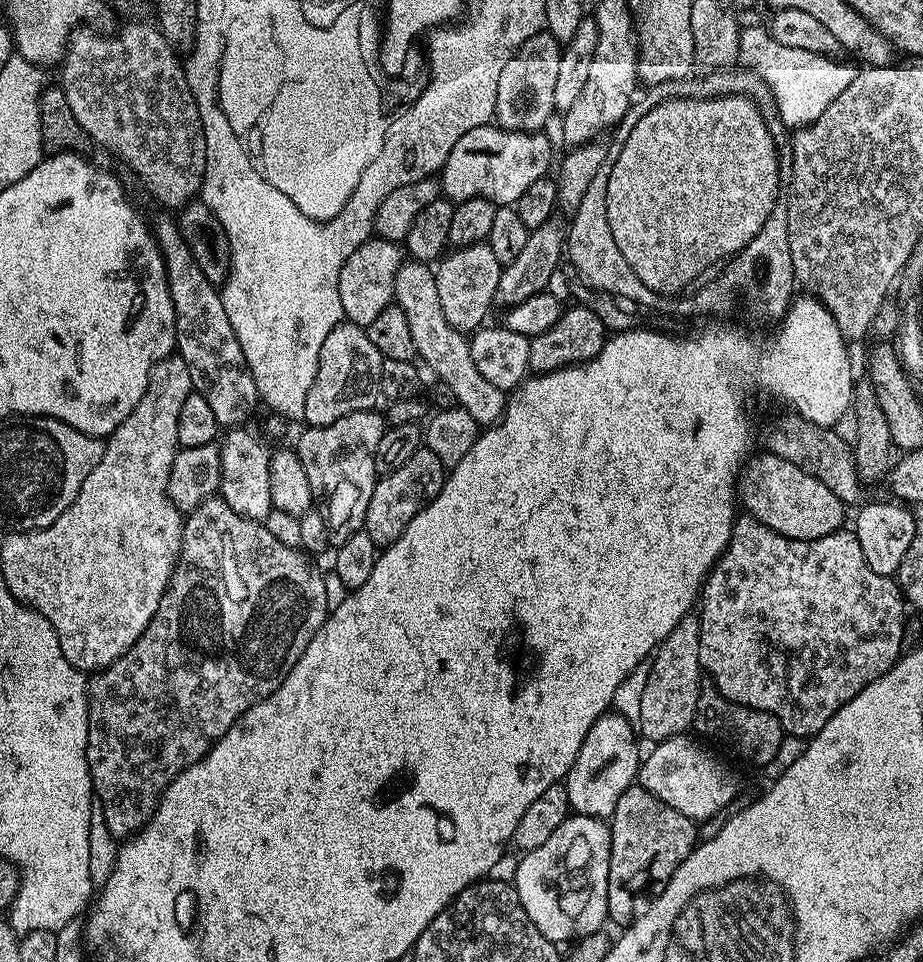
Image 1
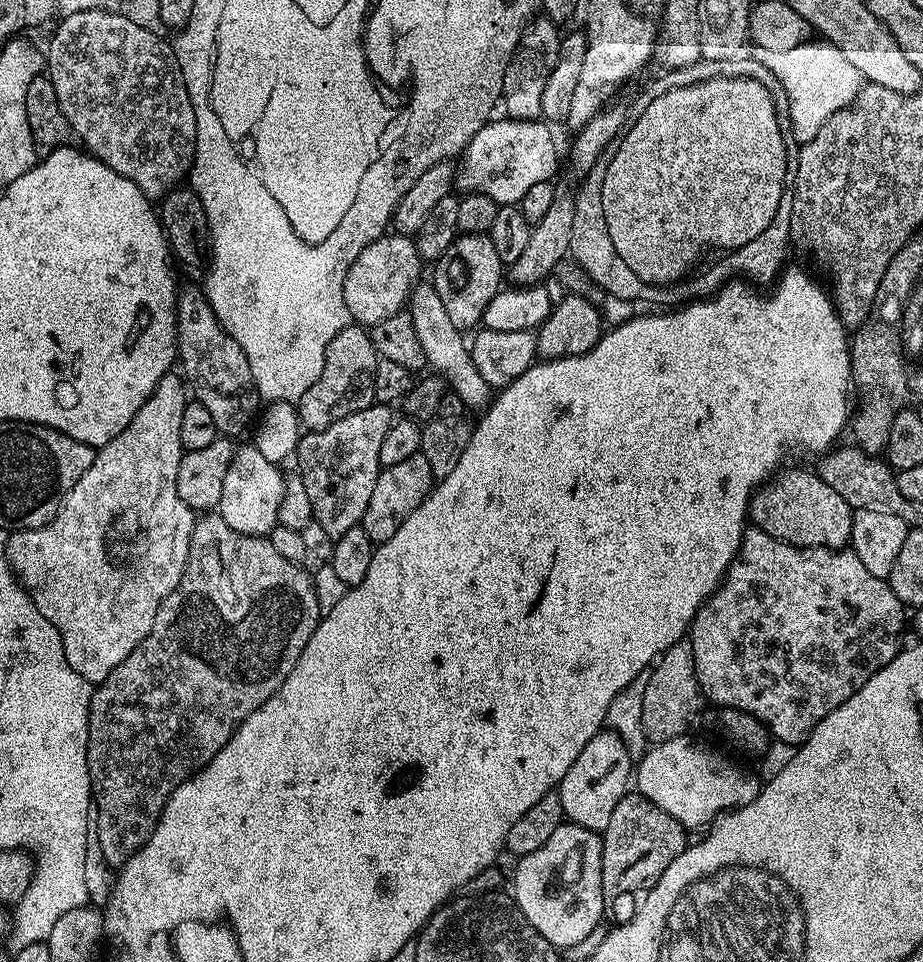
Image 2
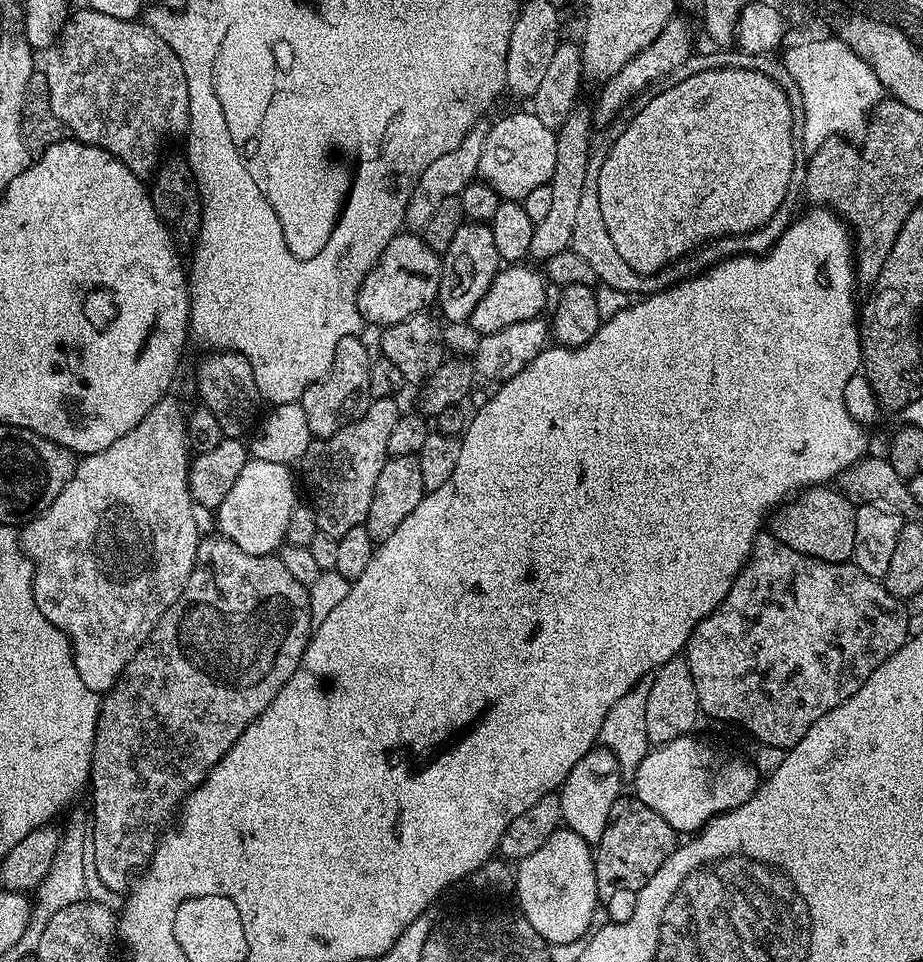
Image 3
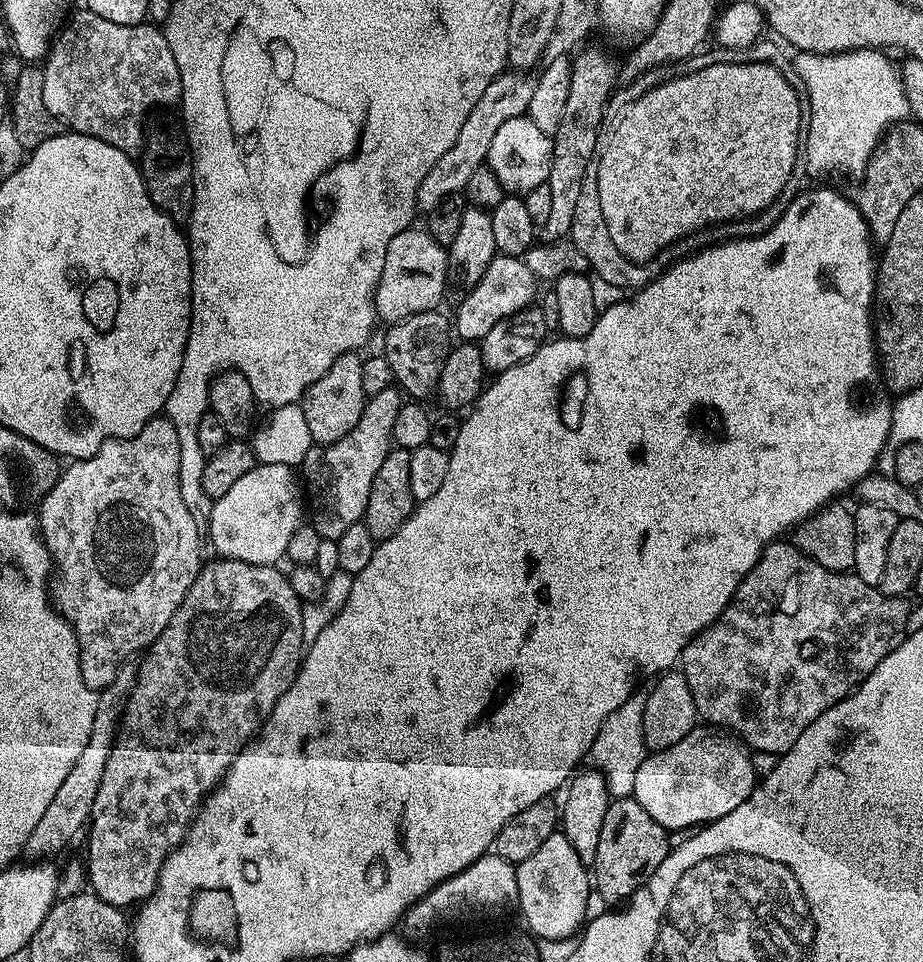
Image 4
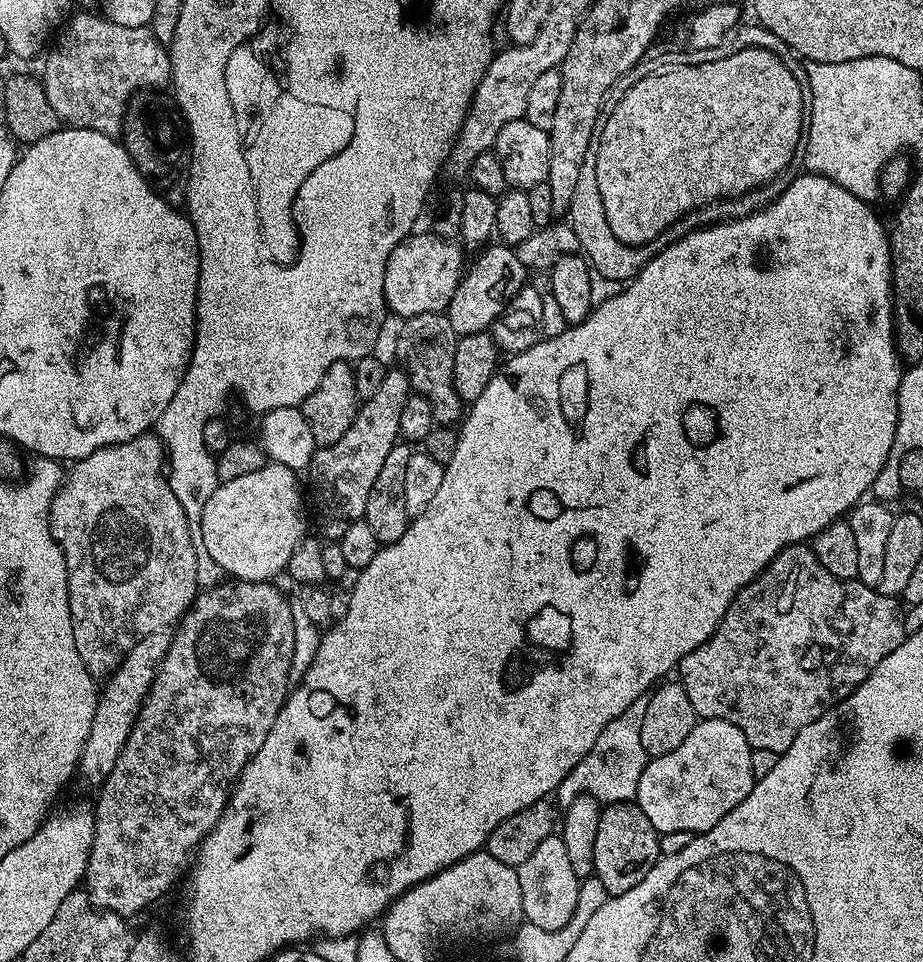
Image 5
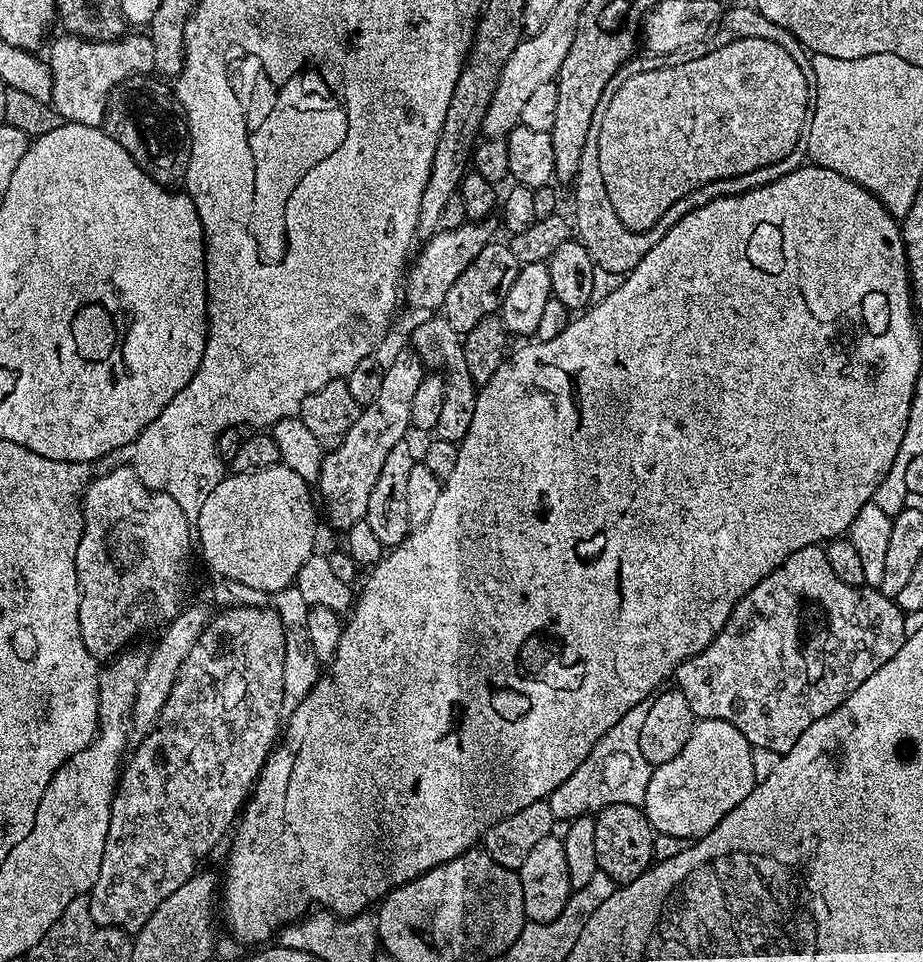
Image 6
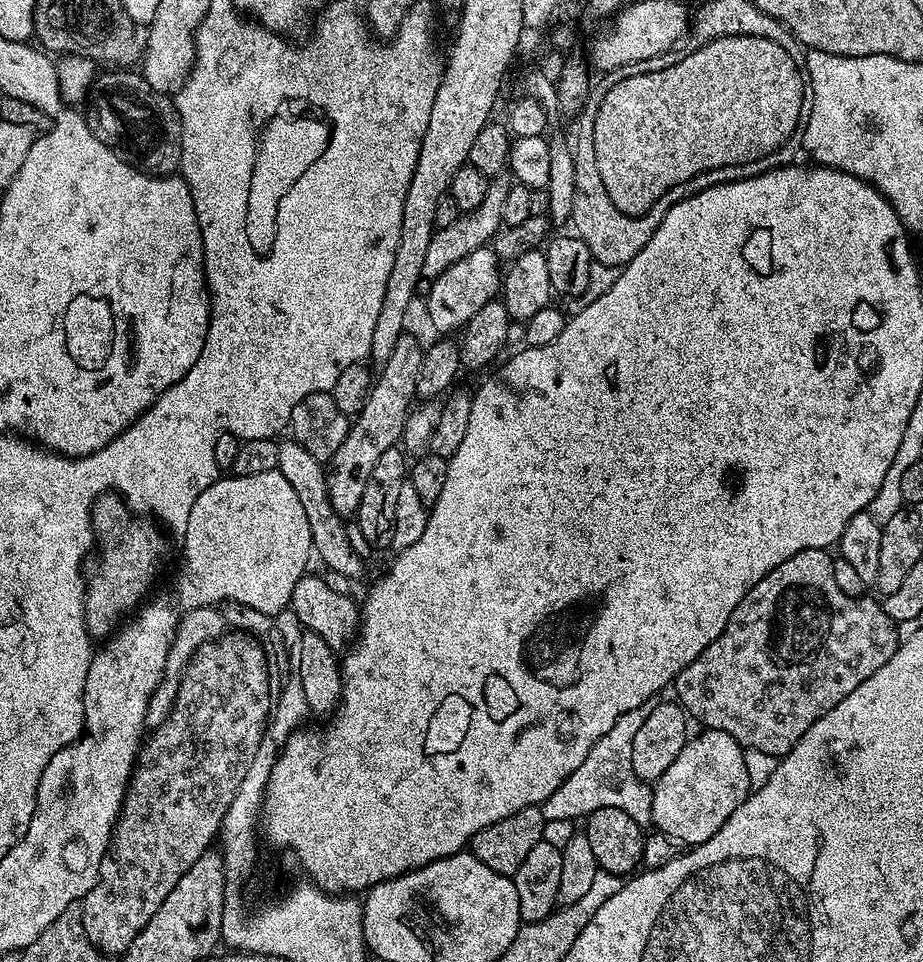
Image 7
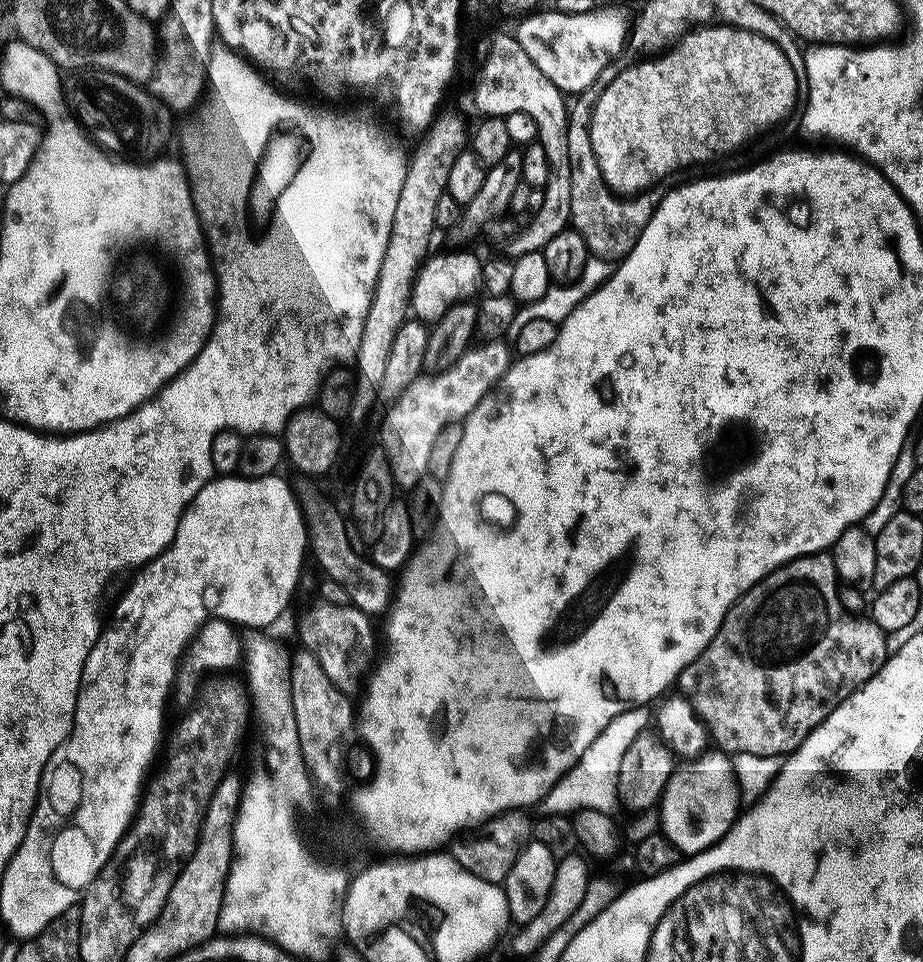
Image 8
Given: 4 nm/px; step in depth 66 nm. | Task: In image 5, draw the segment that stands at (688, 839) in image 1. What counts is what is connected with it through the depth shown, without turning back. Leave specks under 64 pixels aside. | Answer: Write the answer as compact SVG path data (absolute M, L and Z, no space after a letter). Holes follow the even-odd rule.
M634 802L610 804L601 811L598 818L598 834L594 837L592 870L595 879L600 879L600 884L605 888L608 896L617 896L626 890L634 890L634 886L638 886L638 882L642 882L642 878L650 874L650 870L662 855L660 840L662 840L661 833L656 832L654 826L650 826L650 818L646 818L646 814L642 814L642 810Z

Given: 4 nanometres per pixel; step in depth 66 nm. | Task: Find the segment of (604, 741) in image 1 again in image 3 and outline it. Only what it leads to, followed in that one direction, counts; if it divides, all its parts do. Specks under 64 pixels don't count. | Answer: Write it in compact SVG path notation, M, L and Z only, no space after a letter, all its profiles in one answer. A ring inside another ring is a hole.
M597 746L587 752L570 770L570 774L560 785L558 795L562 802L562 824L578 838L588 844L596 845L602 838L602 830L606 830L606 822L610 822L610 810L616 799L622 794L620 788L622 773L614 754L603 746Z

